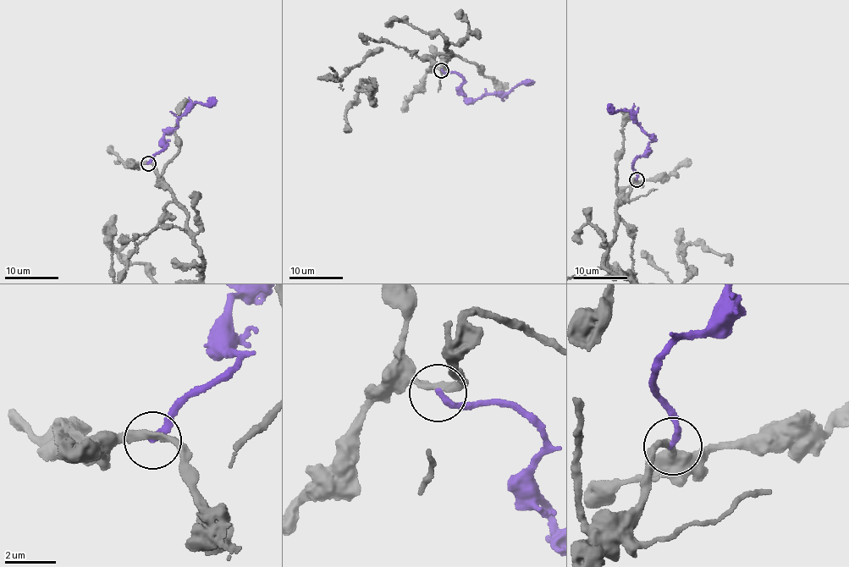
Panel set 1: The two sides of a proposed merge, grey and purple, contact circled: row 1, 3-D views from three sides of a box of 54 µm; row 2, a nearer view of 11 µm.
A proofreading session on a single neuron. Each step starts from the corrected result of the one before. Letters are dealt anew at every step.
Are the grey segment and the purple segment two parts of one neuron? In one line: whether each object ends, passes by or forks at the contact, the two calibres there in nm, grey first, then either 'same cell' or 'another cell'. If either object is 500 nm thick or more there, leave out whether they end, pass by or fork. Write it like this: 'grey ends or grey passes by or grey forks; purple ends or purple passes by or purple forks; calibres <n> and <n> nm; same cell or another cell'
grey passes by; purple ends; calibres 260 and 260 nm; another cell

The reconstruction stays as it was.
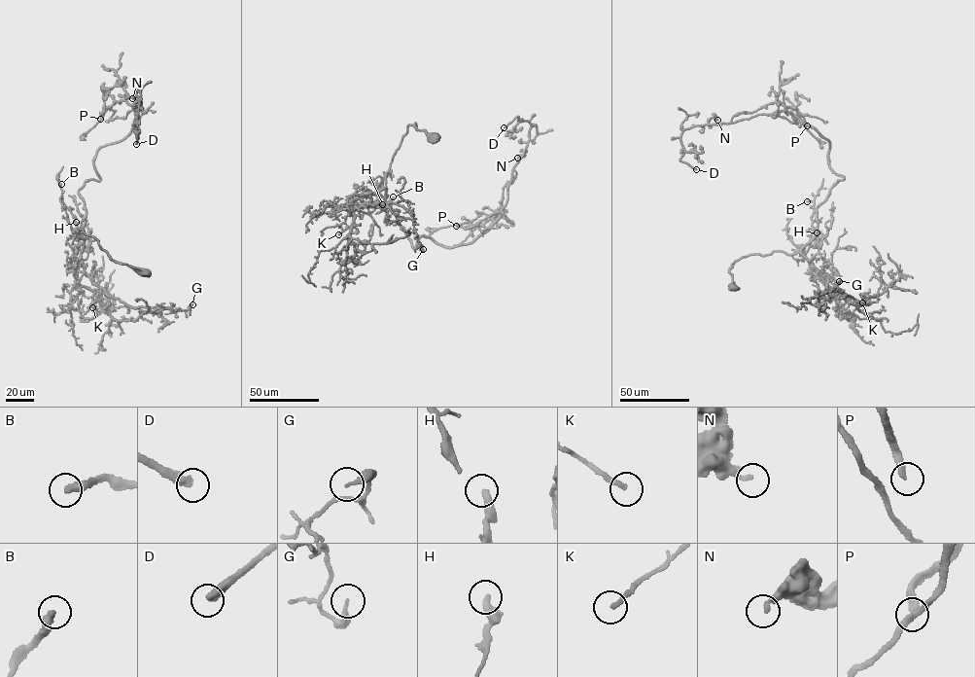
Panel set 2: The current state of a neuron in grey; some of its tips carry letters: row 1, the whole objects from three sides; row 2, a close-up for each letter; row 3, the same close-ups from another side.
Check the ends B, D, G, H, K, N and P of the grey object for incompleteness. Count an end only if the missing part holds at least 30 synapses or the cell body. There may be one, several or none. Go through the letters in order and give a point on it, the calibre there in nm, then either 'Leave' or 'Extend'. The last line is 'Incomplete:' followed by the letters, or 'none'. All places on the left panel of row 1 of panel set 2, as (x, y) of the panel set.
B: Place: (61, 184). Thickness 340 nm. Leave
D: Place: (136, 144). Thickness 360 nm. Extend
G: Place: (192, 304). Thickness 170 nm. Leave
H: Place: (76, 222). Thickness 320 nm. Leave
K: Place: (92, 307). Thickness 200 nm. Leave
N: Place: (132, 98). Thickness 260 nm. Leave
P: Place: (100, 119). Thickness 180 nm. Extend
Incomplete: D, P

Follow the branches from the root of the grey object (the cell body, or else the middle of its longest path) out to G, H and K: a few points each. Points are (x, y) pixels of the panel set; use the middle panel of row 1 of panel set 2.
G: (435, 137), (409, 125), (385, 186), (360, 198), (360, 207), (393, 202), (405, 208), (423, 249)
H: (435, 137), (418, 130), (415, 124), (408, 125), (386, 173), (385, 187), (377, 190), (377, 199), (382, 204)
K: (435, 137), (418, 130), (415, 124), (408, 125), (386, 173), (385, 186), (353, 199), (352, 223), (338, 234)

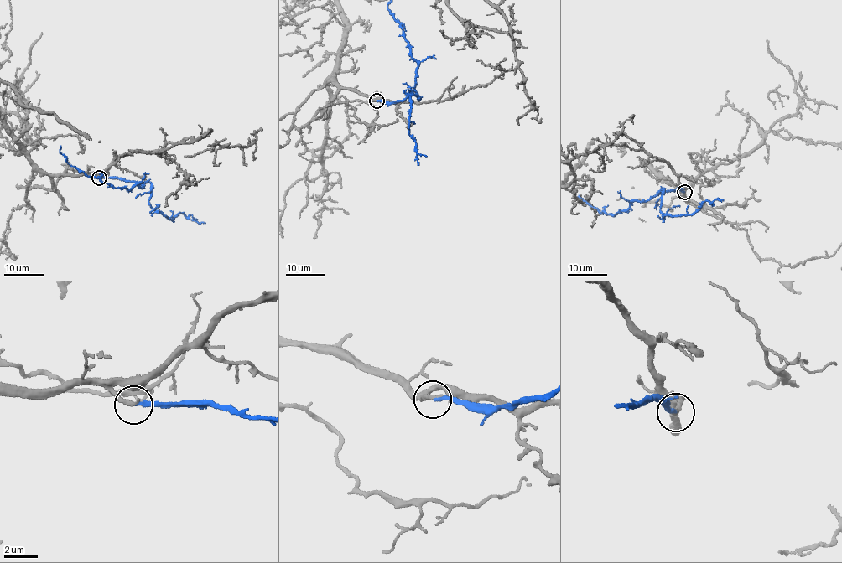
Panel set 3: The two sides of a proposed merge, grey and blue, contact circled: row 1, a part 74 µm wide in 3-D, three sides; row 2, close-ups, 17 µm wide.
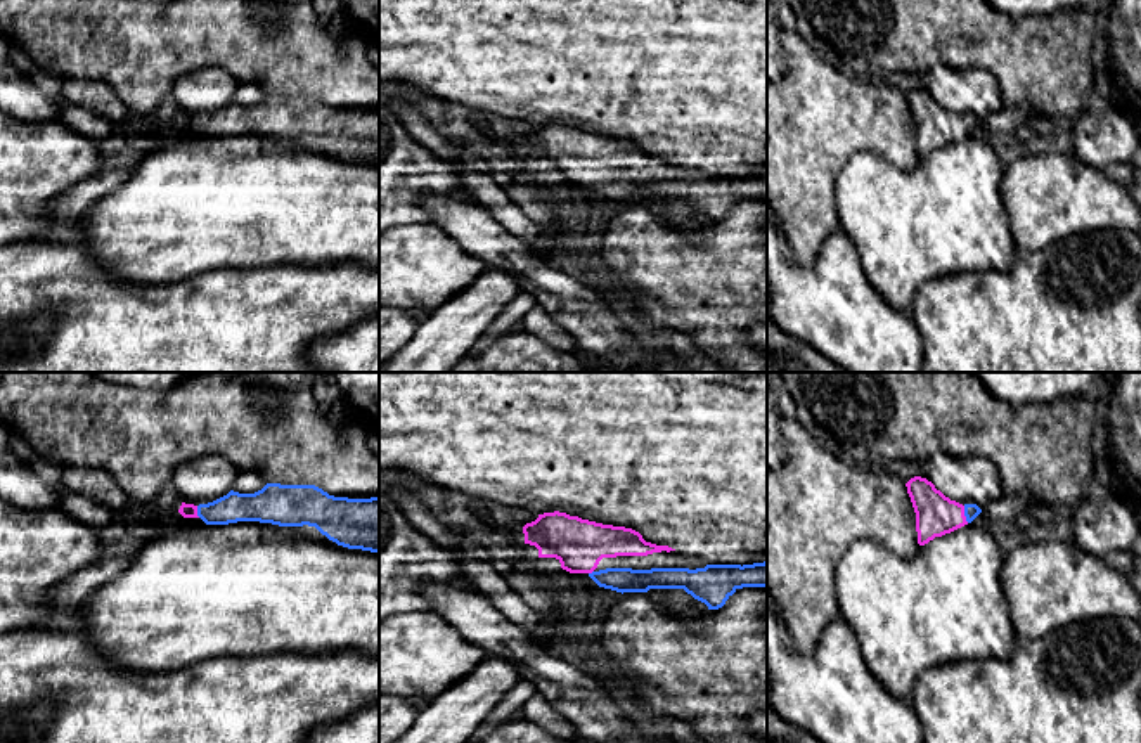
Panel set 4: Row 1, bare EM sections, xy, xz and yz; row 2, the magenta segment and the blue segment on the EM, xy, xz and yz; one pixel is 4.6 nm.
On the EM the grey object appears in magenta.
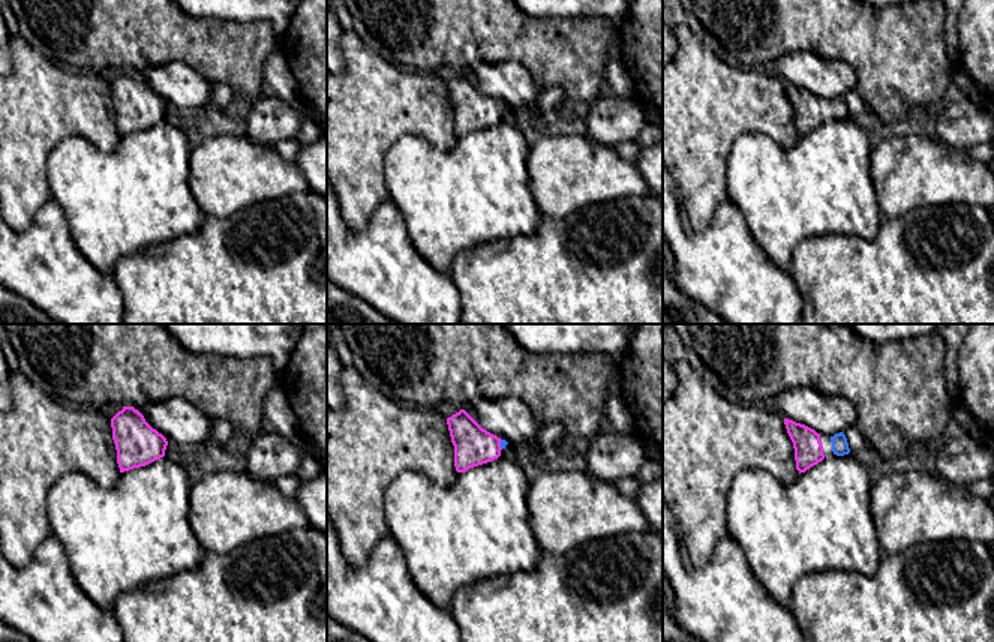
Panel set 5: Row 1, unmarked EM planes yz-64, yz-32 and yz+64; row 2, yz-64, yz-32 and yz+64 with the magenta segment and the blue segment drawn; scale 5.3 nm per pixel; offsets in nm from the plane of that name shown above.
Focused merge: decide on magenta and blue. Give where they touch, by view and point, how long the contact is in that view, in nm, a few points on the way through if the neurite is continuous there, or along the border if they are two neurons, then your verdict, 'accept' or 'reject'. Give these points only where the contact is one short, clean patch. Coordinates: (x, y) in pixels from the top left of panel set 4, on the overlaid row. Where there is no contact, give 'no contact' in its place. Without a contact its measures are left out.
meets magenta in yz at (963, 515); contact 80 nm long; runs through yz (937, 515), (963, 515), (972, 511); accept

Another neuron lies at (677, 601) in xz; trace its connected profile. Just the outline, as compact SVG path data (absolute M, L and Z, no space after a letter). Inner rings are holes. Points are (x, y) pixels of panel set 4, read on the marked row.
M649 589L648 596L663 610L698 627L698 620L708 611L708 606L684 589Z

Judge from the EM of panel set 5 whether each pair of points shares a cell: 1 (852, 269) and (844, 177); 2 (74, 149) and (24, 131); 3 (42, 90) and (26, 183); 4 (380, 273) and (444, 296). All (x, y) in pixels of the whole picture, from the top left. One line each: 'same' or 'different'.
1: different
2: different
3: same
4: same

